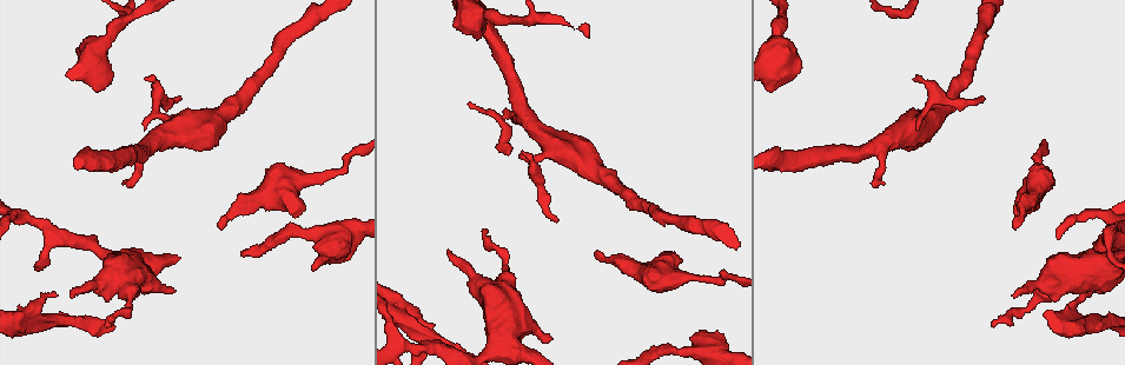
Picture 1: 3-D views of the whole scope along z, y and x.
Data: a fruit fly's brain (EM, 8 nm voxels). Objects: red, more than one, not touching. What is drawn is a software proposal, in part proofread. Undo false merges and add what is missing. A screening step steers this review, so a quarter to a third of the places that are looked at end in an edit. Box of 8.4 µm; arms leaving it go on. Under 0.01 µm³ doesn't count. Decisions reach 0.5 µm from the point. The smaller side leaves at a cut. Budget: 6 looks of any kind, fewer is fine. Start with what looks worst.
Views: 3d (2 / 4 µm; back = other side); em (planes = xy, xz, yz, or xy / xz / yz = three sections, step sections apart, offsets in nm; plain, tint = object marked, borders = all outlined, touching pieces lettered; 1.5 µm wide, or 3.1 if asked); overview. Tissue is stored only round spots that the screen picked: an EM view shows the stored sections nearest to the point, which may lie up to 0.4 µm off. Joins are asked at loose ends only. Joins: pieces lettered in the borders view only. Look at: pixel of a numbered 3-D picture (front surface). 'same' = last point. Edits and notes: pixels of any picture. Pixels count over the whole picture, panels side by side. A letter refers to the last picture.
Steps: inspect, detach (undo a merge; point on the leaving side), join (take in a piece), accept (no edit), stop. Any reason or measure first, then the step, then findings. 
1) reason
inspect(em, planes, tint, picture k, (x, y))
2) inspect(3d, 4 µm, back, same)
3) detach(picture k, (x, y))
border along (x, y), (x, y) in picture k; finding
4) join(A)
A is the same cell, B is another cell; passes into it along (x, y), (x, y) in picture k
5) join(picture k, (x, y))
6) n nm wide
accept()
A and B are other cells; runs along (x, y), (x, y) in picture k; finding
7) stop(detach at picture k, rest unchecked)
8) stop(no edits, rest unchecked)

an open end
inspect(em, planes, plain, picture 1, (450, 251))

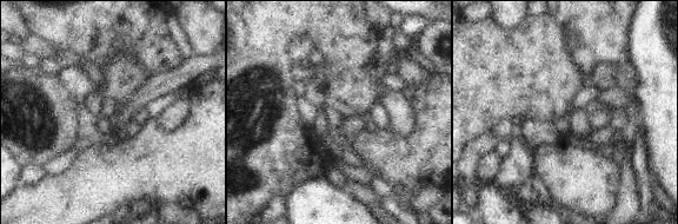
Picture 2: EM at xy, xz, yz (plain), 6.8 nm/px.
inspect(em, planes, borders, same)

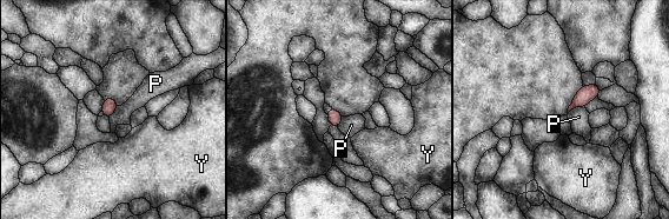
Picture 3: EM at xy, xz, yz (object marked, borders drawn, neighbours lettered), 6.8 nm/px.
accept()
P and Y are other cells; border along (584, 106), (577, 106), (568, 113) in picture 3; no lettered piece goes on from it

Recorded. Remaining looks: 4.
free end
inspect(3d, 2 µm, back, picture 1, (558, 219))

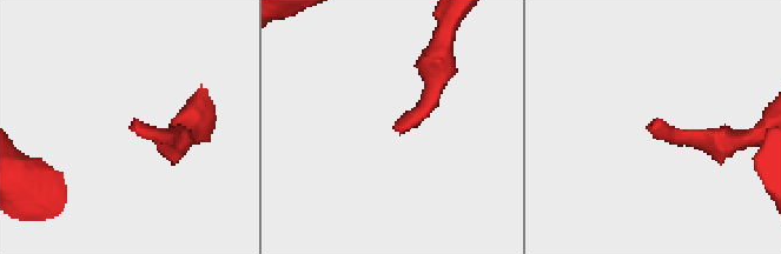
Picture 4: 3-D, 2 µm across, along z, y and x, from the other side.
shape alone is not enough
inspect(em, yz, step 4, borders, picture 4, (653, 121))

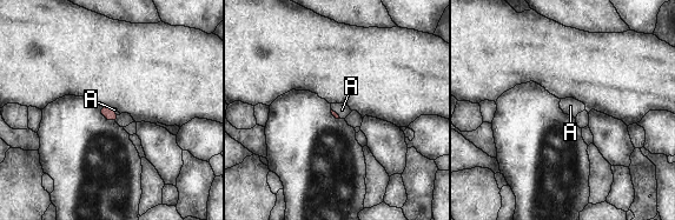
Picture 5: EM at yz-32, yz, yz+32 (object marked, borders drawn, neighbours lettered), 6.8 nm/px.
another direction
inspect(em, planes, borders, same)

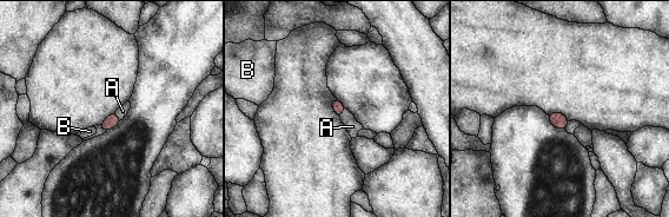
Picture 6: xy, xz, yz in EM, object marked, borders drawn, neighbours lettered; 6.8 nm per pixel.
join(A)
A is the same cell, B is another cell; passes into it along (338, 107), (343, 111), (352, 126) in picture 6; it goes on there

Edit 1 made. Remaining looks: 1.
stop(join at picture 6, rest unchecked)

